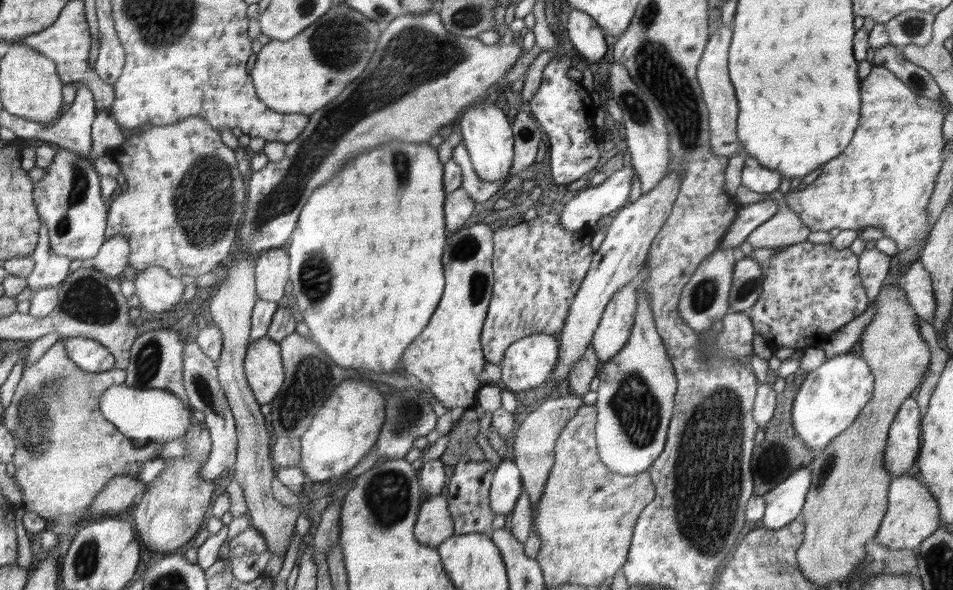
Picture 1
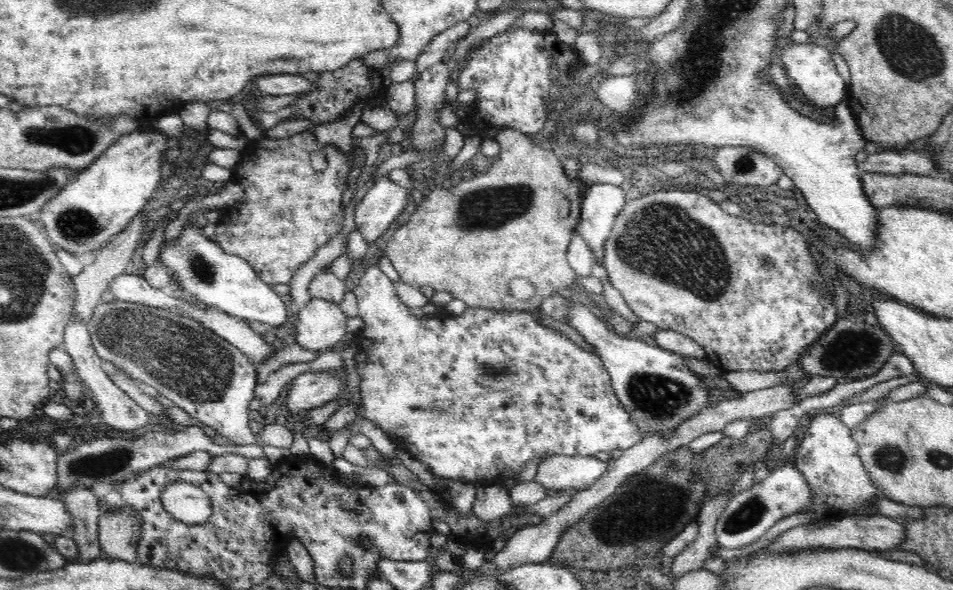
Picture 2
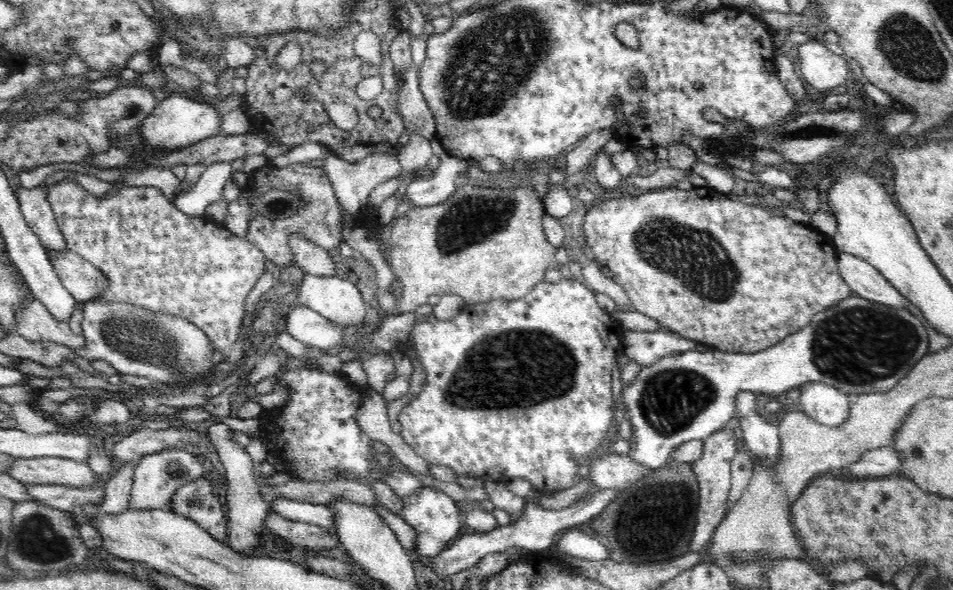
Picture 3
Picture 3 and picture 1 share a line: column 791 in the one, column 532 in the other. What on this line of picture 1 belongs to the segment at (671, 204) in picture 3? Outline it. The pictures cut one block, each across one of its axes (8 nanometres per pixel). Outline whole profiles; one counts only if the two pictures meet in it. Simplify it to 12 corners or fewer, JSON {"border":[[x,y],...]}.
{"border":[[559,208],[493,232],[487,364],[563,330],[595,254]]}

